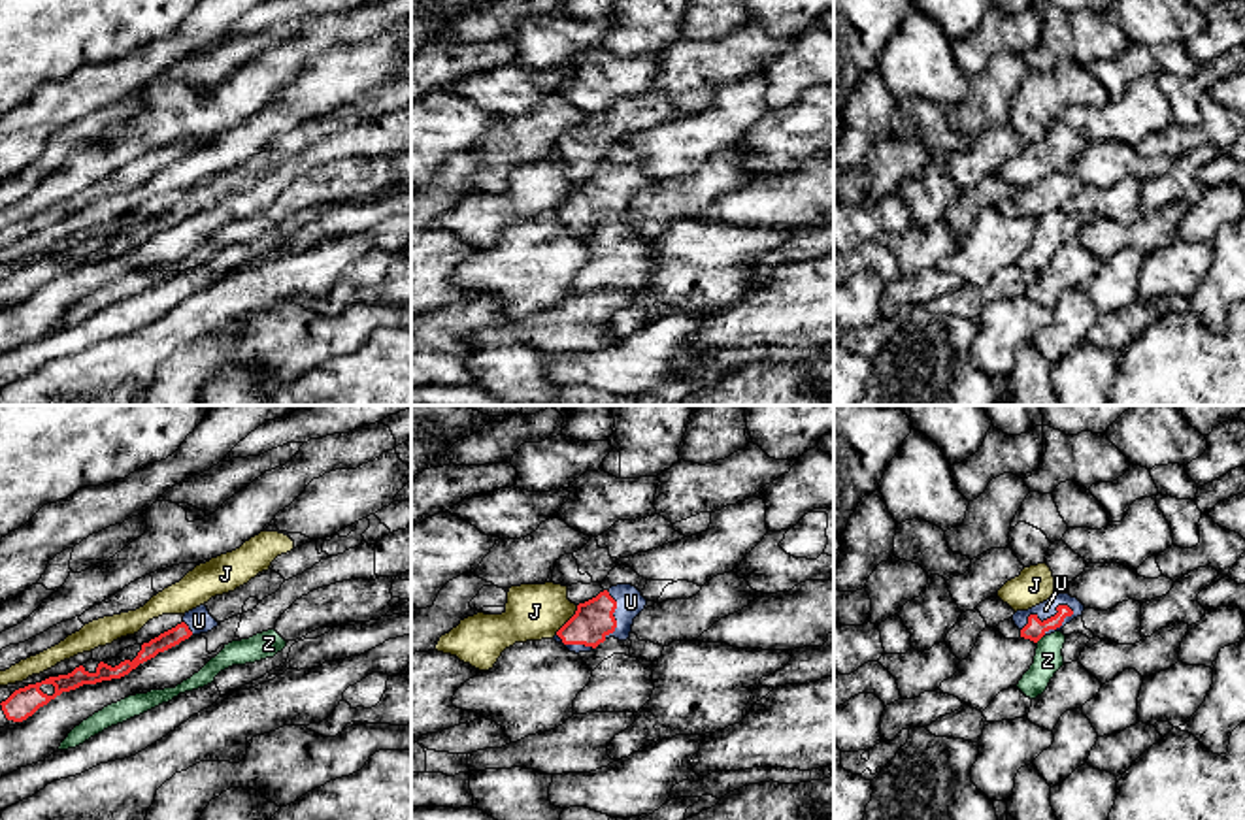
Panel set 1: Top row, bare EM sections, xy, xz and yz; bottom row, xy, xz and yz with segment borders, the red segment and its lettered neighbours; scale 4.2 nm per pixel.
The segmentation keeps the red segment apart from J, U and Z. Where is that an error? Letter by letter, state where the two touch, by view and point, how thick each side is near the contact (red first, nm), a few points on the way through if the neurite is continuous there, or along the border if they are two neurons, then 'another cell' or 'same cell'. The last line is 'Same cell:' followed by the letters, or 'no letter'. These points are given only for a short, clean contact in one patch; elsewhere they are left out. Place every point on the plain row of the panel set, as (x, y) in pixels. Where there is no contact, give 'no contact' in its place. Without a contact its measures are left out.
J: contact xz (568, 198); calibres 170 and 240 nm; another cell
U: contact yz (1047, 196); calibres 90 and 70 nm; way yz (1034, 208), (1047, 196), (1045, 187); same cell
Z: contact yz (1038, 217); calibres 90 and 120 nm; another cell
Same cell: U

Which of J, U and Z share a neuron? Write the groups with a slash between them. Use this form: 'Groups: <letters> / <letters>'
Groups: J / U / Z

